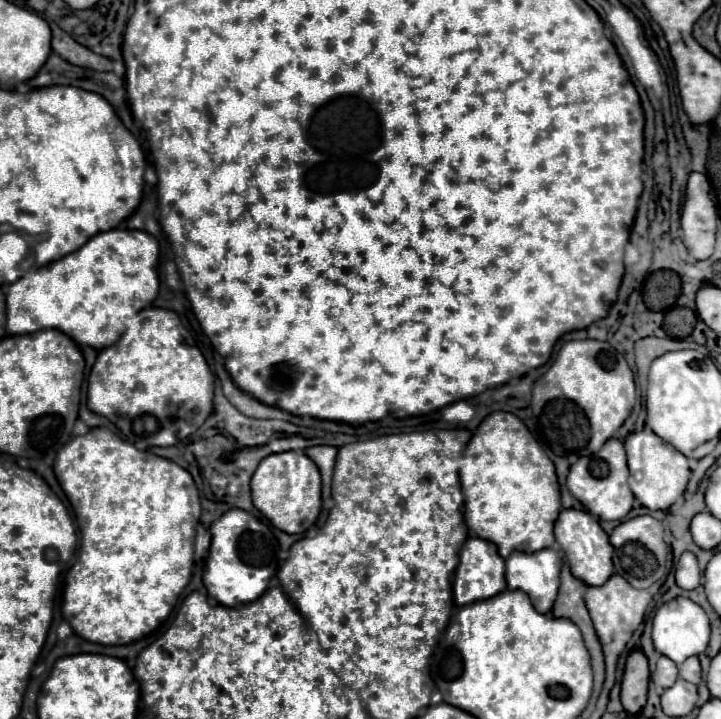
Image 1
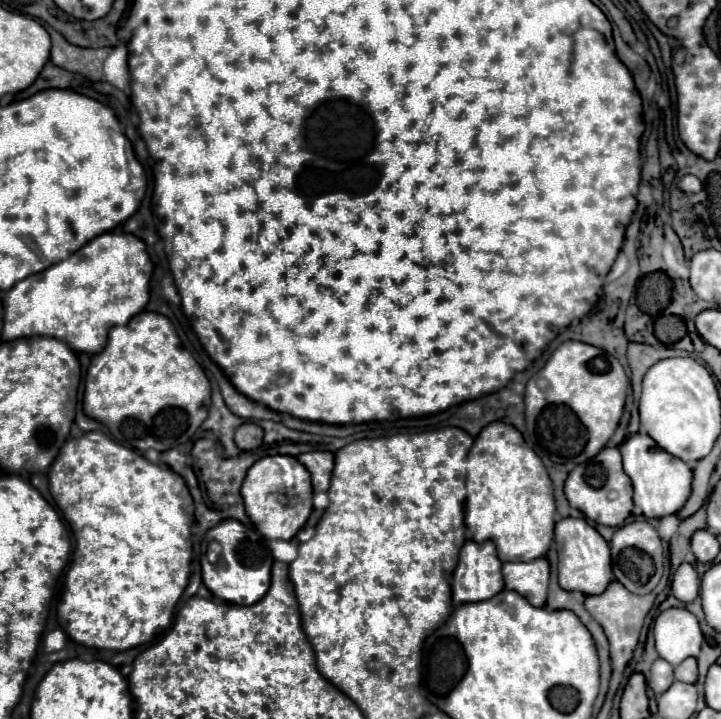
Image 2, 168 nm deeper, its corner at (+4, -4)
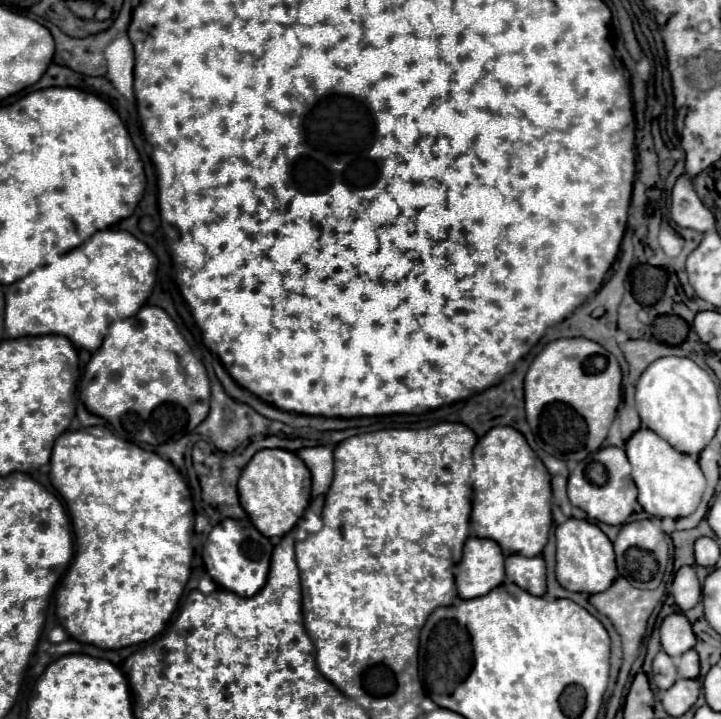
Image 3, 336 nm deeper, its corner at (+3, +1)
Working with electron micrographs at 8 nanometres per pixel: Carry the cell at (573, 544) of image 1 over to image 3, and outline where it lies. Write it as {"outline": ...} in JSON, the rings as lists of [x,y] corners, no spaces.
{"outline":[[[571,517],[557,527],[555,537],[557,537],[557,581],[567,591],[593,595],[607,591],[613,585],[613,581],[617,579],[613,545],[595,523]]]}

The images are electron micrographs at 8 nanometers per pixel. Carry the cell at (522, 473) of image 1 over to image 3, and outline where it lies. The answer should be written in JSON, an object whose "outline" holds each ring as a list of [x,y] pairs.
{"outline":[[[493,427],[479,439],[473,463],[475,499],[471,529],[475,535],[497,541],[505,555],[541,555],[551,527],[551,477],[525,437],[513,427]]]}

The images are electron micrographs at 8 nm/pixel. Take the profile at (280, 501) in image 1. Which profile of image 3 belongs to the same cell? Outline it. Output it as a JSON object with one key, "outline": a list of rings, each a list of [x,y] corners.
{"outline":[[[261,449],[245,465],[239,485],[239,501],[251,523],[265,537],[283,537],[289,533],[311,499],[311,477],[305,463],[285,449]]]}

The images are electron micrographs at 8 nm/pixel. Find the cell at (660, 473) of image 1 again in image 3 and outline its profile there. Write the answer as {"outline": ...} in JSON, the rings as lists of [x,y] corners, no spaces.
{"outline":[[[641,427],[631,435],[631,439],[625,445],[625,451],[633,467],[631,477],[639,489],[639,503],[649,515],[659,519],[679,519],[691,515],[697,509],[705,491],[705,477],[701,473],[697,457],[675,451],[665,439],[661,439],[647,427]]]}

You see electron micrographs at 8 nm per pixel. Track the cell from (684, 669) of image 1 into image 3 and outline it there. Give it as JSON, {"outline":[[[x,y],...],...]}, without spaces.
{"outline":[[[693,649],[687,651],[687,653],[683,653],[675,661],[677,661],[677,675],[679,677],[683,677],[683,679],[695,679],[699,675],[699,655]]]}

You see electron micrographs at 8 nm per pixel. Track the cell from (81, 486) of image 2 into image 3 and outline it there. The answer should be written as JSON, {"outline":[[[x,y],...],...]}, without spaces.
{"outline":[[[89,427],[83,431],[65,431],[61,437],[57,437],[53,455],[51,455],[49,479],[51,479],[51,485],[59,491],[59,495],[65,501],[65,507],[73,521],[73,533],[75,533],[75,559],[69,565],[69,571],[63,577],[63,583],[57,591],[57,619],[63,625],[63,629],[79,643],[91,643],[101,649],[121,649],[121,647],[137,645],[137,643],[157,637],[174,619],[171,617],[179,607],[179,600],[185,589],[185,583],[189,579],[189,573],[191,573],[191,557],[194,555],[191,546],[193,501],[191,501],[189,487],[185,479],[181,477],[181,473],[169,461],[161,459],[157,453],[145,451],[135,443],[119,439],[107,427]]]}

